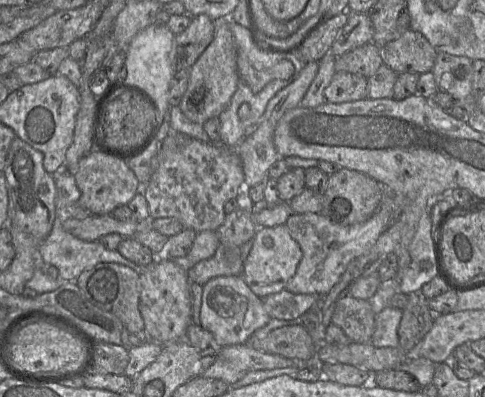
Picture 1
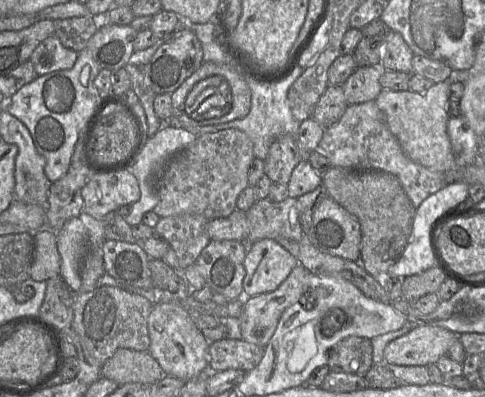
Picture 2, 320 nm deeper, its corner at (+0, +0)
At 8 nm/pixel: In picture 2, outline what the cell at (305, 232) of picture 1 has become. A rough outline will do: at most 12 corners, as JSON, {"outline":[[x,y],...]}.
{"outline":[[297,264],[276,290],[245,297],[241,339],[265,347],[308,290]]}

